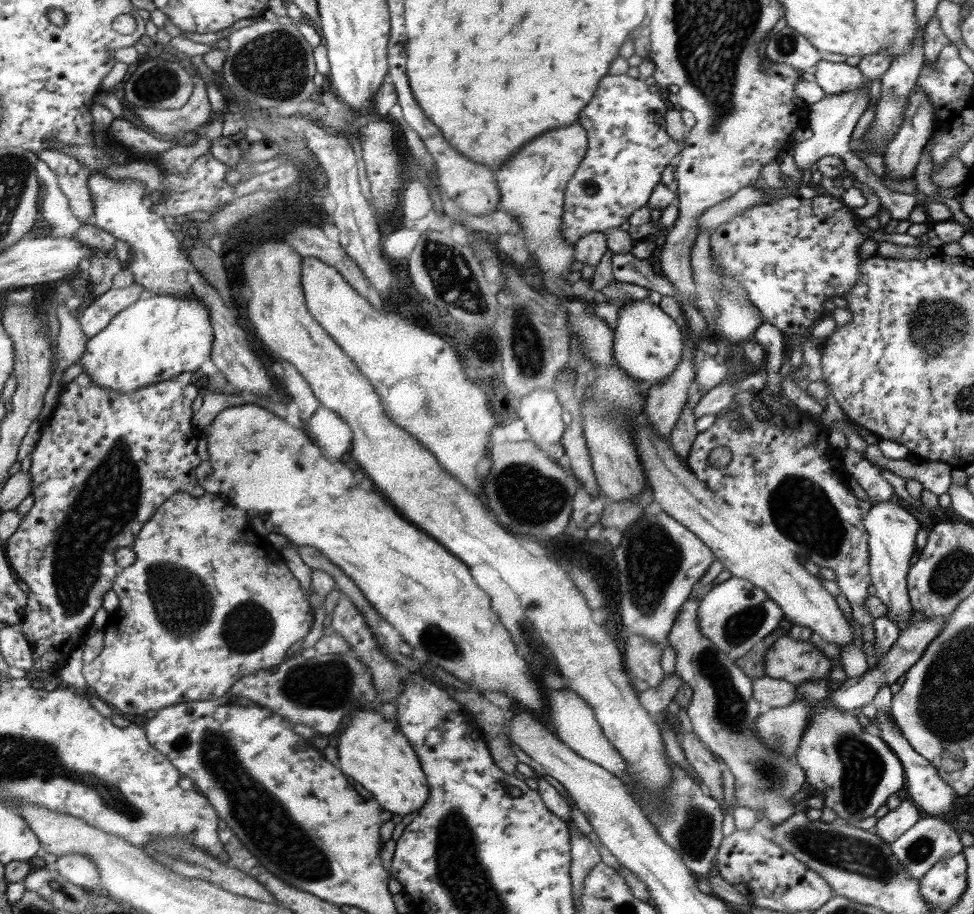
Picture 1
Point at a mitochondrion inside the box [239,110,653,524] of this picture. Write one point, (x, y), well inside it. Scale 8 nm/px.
(452, 274)

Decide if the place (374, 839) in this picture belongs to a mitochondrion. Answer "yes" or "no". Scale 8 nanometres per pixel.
no

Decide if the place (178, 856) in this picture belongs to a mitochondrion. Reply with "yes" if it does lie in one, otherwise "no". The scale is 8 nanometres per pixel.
yes

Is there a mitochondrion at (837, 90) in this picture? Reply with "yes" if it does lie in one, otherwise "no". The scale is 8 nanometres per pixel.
no

